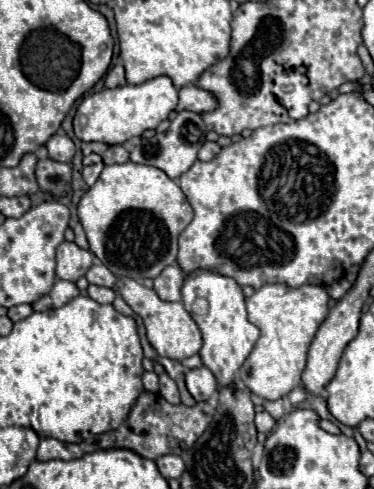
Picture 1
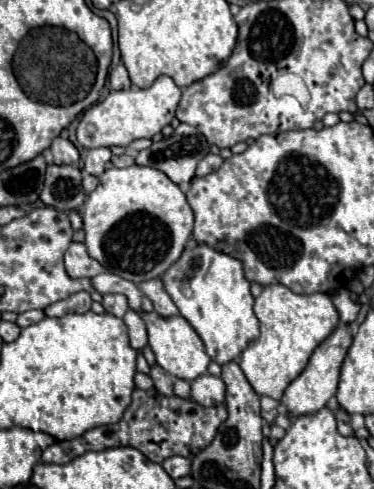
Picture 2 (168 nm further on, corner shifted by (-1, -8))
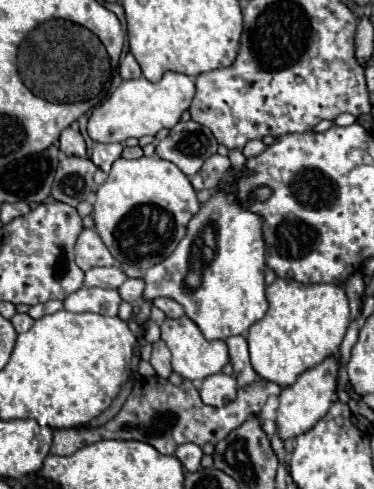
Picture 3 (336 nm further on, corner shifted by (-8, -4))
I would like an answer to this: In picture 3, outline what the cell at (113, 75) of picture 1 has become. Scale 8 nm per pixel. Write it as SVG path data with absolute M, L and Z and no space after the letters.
M126 54L120 60L120 76L122 76L122 80L130 80L130 78L140 78L142 76L142 70L140 70L140 66L134 60L132 54Z

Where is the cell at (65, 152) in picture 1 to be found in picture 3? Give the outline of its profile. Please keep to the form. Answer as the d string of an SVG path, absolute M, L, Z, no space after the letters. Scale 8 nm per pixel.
M66 128L60 136L60 150L66 156L86 156L86 142L82 138L82 134L76 128Z

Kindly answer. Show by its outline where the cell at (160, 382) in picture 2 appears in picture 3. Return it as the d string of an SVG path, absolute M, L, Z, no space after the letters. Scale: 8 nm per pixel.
M158 340L158 342L152 344L150 364L154 366L154 370L156 370L158 376L162 376L162 378L170 376L170 372L172 372L172 368L170 368L170 350L164 344L164 340Z

